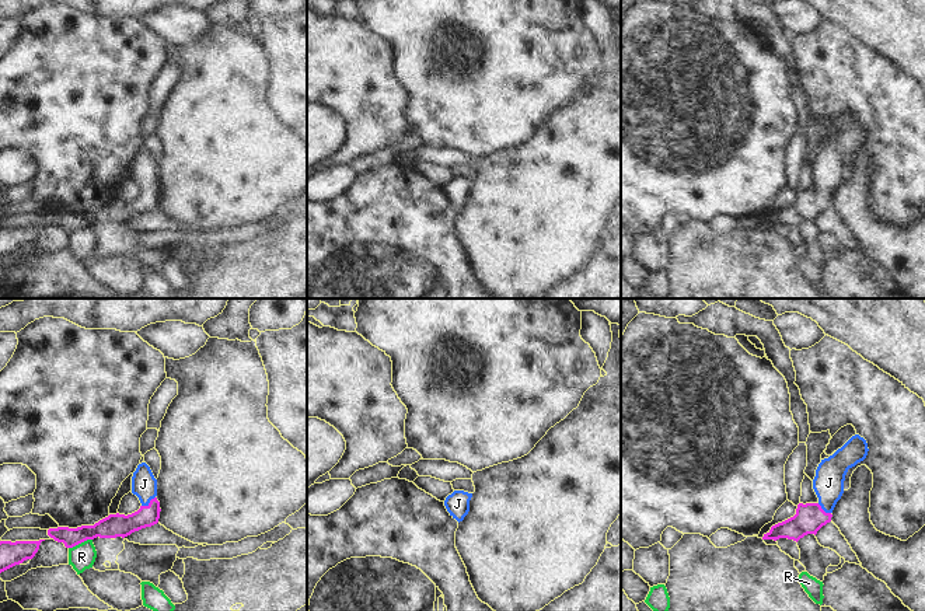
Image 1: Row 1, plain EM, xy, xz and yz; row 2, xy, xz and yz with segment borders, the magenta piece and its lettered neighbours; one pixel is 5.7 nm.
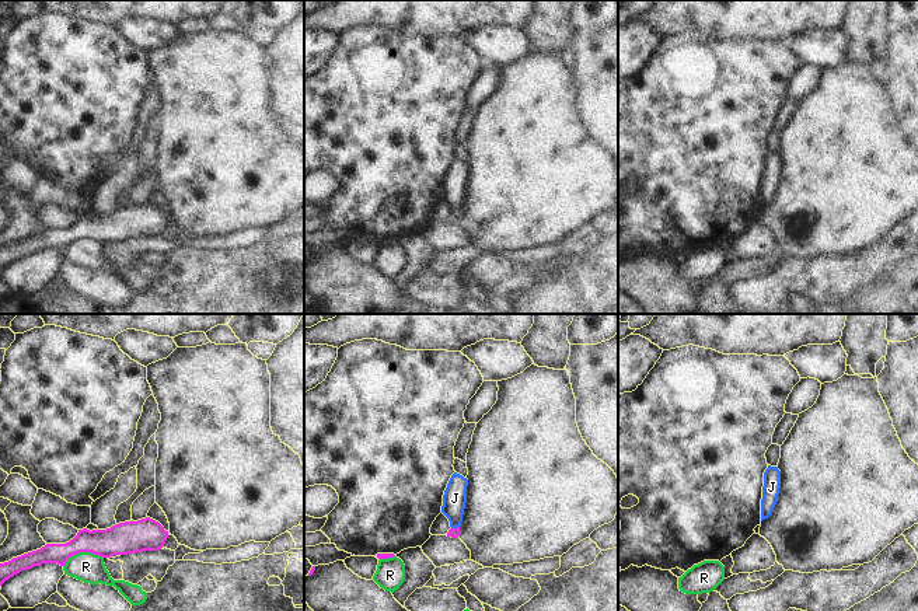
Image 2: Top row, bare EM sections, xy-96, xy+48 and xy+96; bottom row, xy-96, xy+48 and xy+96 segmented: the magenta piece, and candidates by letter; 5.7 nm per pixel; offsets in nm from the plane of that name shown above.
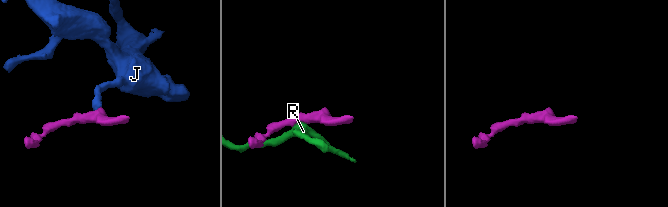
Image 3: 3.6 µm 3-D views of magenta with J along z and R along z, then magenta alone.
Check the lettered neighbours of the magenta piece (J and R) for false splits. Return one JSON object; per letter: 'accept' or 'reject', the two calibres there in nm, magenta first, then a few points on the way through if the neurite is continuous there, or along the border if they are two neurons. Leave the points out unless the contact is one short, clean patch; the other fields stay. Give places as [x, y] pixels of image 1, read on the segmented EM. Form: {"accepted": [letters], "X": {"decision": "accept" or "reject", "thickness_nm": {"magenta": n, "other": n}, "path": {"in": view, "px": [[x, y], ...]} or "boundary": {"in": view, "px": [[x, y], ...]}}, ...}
{"accepted": ["J"], "J": {"decision": "accept", "thickness_nm": {"magenta": 130, "other": 140}, "path": {"in": "xy", "px": [[114, 526], [132, 523], [149, 503], [143, 484]]}}, "R": {"decision": "reject", "thickness_nm": {"magenta": 130, "other": 150}, "boundary": {"in": "xy", "px": [[91, 538], [69, 548]]}}}

